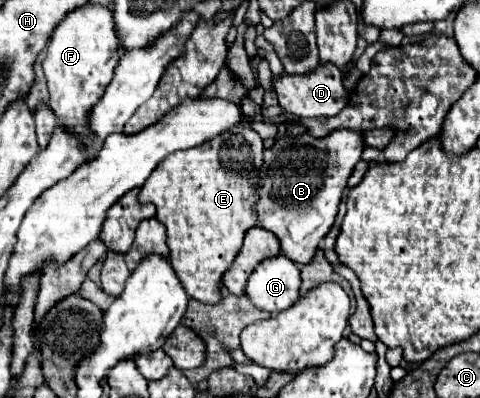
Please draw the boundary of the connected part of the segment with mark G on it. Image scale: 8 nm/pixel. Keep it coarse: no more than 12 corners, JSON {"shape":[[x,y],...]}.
{"shape":[[262,261],[246,295],[272,315],[300,297],[298,265]]}

